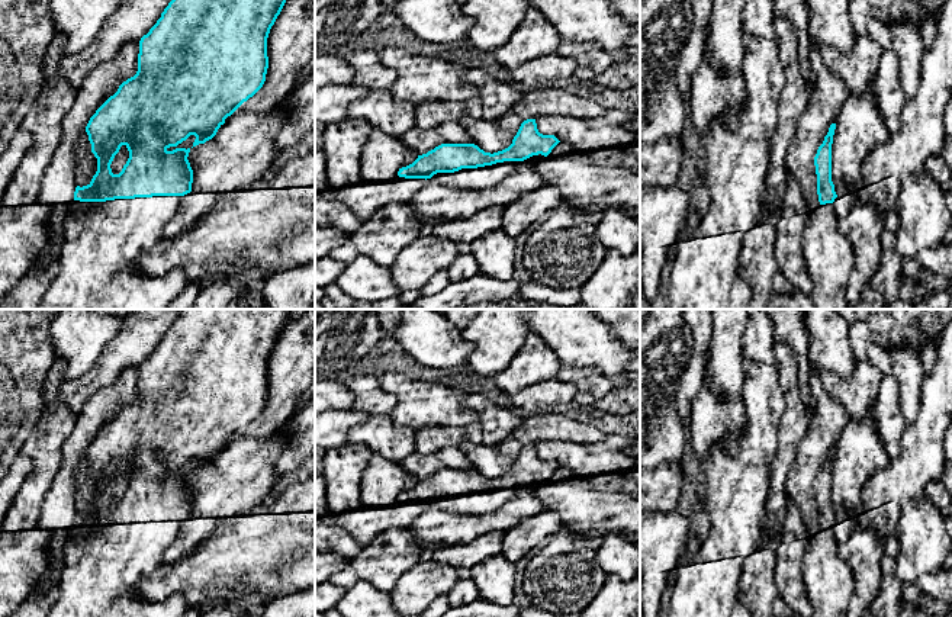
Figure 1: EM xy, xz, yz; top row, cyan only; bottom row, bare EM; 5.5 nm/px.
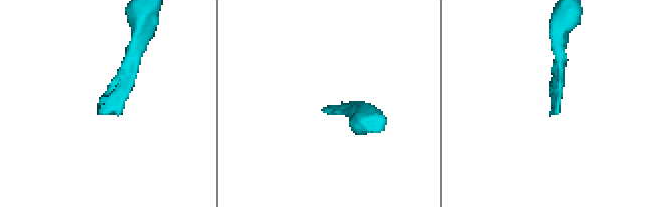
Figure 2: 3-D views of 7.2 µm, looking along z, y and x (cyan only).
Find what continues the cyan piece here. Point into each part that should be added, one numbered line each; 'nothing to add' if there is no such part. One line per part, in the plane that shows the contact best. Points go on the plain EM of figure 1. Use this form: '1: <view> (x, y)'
1: xz (482, 503)

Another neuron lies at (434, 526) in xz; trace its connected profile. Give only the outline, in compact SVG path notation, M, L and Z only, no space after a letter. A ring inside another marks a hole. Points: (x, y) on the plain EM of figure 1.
M520 492L501 508L485 515L461 515L447 512L434 504L427 504L411 526L415 542L425 549L434 544L446 547L467 544L492 531L505 531L517 523L544 510L533 492Z

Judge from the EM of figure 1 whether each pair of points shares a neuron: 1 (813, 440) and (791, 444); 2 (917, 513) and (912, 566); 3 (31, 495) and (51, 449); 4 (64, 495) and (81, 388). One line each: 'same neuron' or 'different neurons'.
1: different neurons
2: same neuron
3: same neuron
4: different neurons

